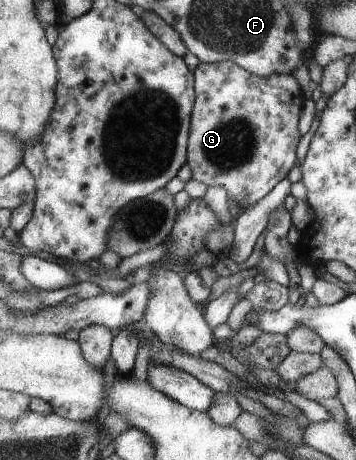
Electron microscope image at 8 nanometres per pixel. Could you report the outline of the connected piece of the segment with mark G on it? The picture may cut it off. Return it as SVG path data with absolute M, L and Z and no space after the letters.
M231 61L211 64L200 62L194 77L195 105L191 113L186 163L191 169L193 180L209 187L223 187L227 190L228 198L243 211L263 199L288 177L294 167L296 150L302 137L298 125L305 102L304 91L293 75L257 77Z

